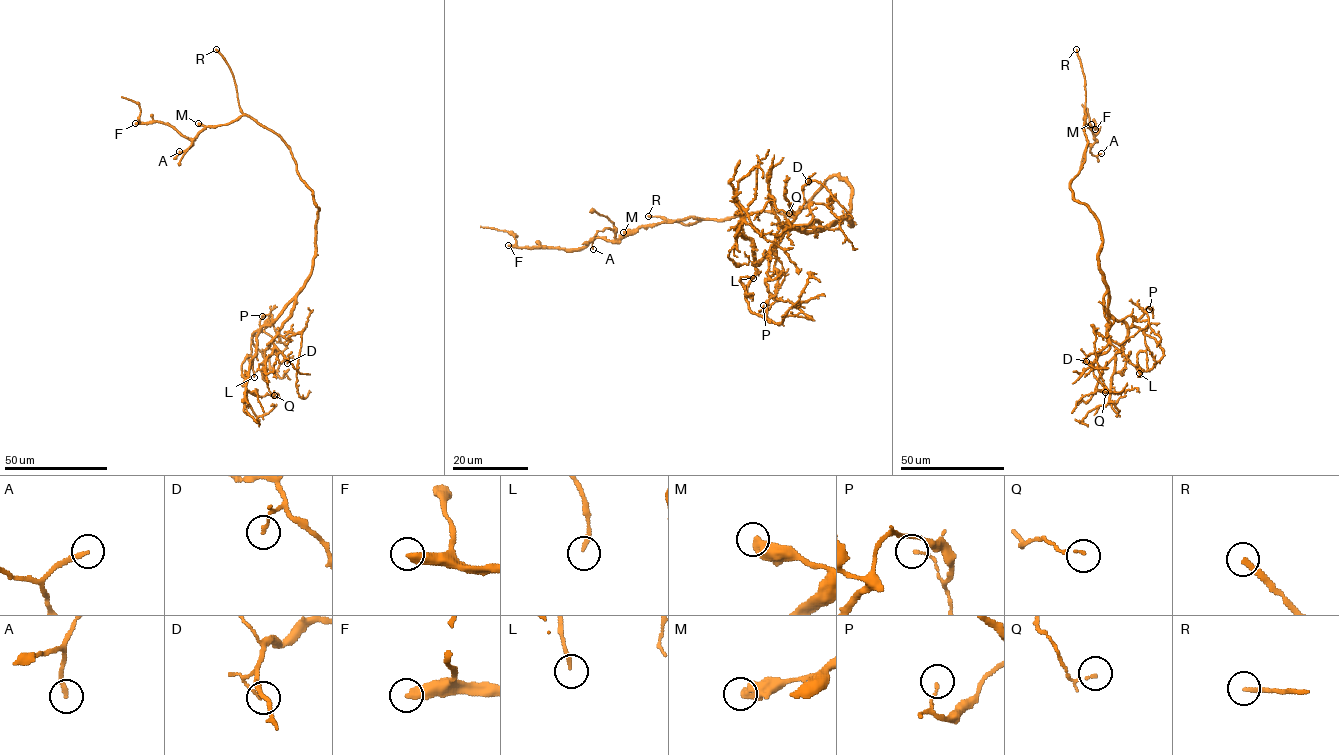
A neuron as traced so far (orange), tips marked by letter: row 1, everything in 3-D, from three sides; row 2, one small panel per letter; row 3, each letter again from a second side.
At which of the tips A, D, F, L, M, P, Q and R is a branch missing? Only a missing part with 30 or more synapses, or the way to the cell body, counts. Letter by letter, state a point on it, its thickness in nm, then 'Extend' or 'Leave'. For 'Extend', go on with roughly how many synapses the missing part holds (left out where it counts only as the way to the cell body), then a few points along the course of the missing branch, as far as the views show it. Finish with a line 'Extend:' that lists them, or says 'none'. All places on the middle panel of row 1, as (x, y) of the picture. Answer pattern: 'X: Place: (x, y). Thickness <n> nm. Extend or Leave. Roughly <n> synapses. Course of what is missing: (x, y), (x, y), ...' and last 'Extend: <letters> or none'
A: Place: (593, 249). Thickness 200 nm. Leave
D: Place: (808, 181). Thickness 110 nm. Leave
F: Place: (508, 245). Thickness 420 nm. Extend. Roughly 120 synapses
L: Place: (753, 278). Thickness 180 nm. Leave
M: Place: (623, 232). Thickness 440 nm. Leave
P: Place: (763, 305). Thickness 100 nm. Leave
Q: Place: (789, 213). Thickness 70 nm. Leave
R: Place: (648, 216). Thickness 220 nm. Extend. Roughly 120 synapses
Extend: F, R

